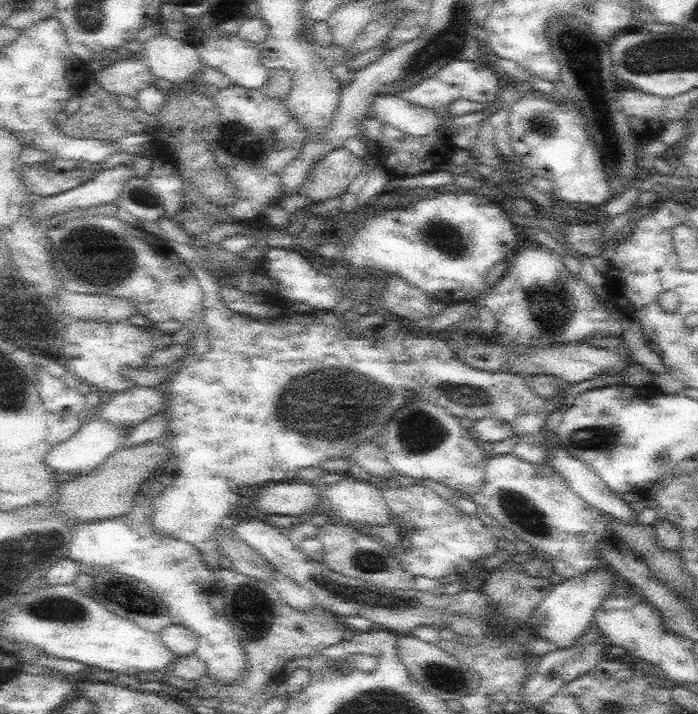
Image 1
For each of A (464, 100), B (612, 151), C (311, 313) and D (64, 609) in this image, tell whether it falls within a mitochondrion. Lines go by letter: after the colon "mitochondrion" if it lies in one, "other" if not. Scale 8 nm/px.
A: other
B: other
C: other
D: mitochondrion

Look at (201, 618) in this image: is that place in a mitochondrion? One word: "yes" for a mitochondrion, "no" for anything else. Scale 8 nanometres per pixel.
no

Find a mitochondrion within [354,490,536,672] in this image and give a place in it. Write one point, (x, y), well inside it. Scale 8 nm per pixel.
(468, 615)

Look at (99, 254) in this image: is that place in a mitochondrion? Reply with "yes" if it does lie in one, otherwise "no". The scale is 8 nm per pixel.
yes

